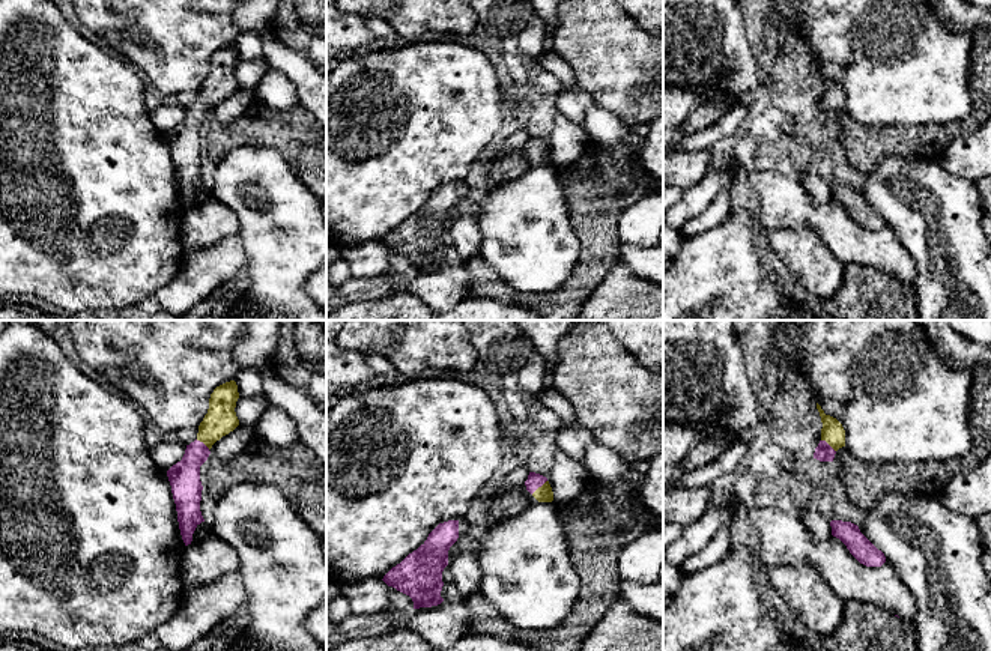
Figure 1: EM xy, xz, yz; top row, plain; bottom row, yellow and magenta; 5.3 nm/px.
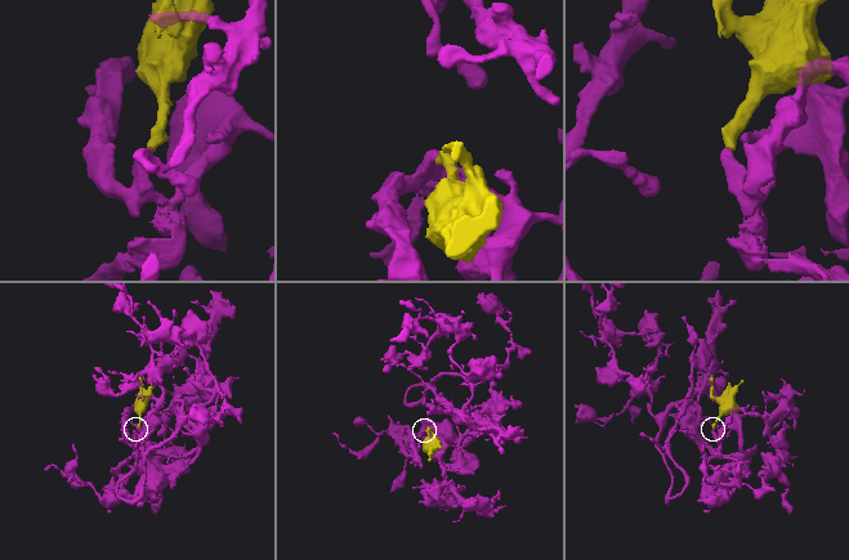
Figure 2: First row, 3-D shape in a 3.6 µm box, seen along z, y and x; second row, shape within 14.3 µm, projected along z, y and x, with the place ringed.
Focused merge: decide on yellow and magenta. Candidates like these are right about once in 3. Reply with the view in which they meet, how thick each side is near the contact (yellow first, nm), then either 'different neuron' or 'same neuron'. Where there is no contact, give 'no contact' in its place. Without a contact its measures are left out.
xz | 90/80 nm | same neuron

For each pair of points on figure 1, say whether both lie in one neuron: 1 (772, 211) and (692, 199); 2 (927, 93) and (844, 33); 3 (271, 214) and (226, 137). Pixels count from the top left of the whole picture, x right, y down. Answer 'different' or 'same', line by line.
1: different
2: same
3: different

